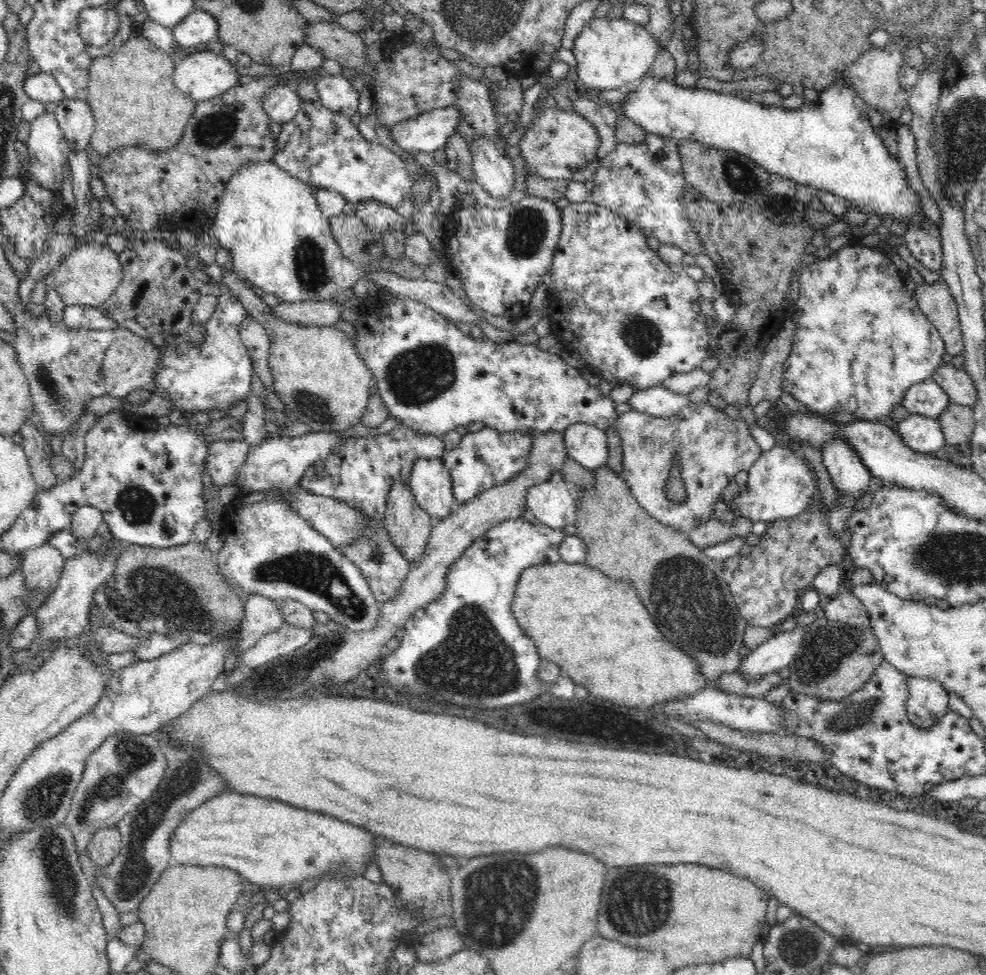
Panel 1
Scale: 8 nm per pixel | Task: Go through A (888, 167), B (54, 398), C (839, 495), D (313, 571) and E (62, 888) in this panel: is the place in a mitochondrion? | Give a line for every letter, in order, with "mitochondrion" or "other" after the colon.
A: other
B: mitochondrion
C: other
D: mitochondrion
E: mitochondrion

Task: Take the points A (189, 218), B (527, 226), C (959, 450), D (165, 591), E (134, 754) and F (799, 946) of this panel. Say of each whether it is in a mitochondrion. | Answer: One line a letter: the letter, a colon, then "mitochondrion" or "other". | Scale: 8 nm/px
A: other
B: mitochondrion
C: other
D: mitochondrion
E: mitochondrion
F: mitochondrion

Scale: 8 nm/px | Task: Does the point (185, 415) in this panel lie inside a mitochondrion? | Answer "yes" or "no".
no

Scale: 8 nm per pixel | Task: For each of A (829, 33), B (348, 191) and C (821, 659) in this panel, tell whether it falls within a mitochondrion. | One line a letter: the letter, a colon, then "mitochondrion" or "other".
A: other
B: other
C: mitochondrion

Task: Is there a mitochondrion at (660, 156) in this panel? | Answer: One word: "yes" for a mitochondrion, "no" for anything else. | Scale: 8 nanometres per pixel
yes

